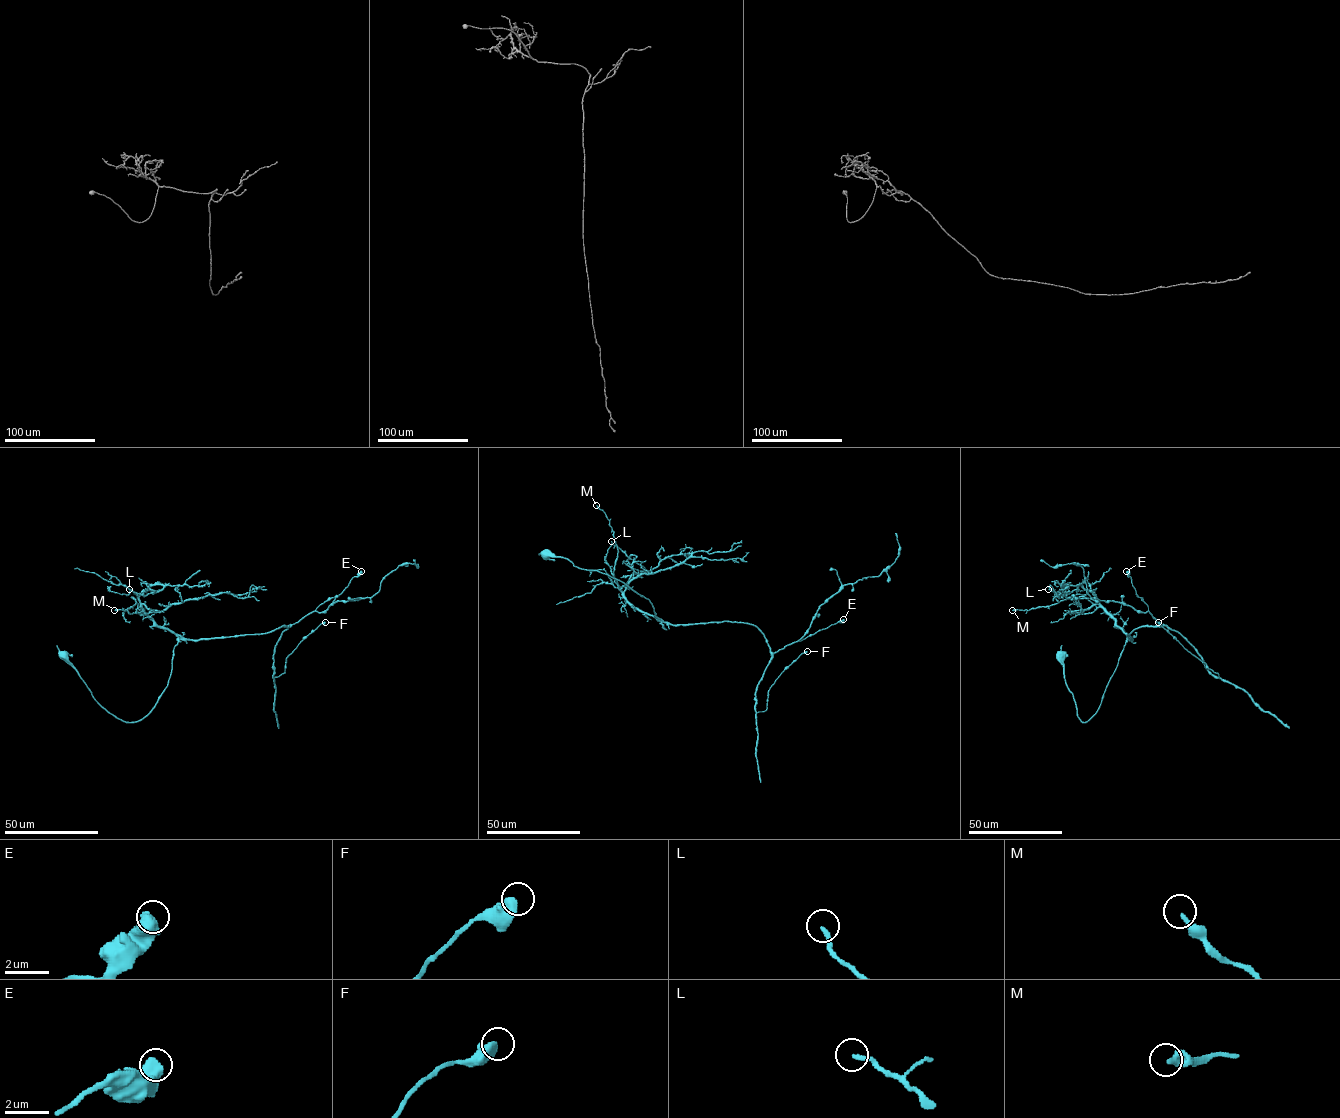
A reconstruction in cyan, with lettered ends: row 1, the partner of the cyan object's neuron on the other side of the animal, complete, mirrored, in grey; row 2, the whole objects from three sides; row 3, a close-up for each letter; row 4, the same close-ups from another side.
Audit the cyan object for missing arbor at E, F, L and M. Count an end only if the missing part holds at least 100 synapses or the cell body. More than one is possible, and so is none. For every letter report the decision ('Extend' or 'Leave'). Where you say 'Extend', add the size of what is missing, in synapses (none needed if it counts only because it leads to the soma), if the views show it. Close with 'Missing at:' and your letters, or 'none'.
E: Leave
F: Leave
L: Leave
M: Leave
Missing at: none

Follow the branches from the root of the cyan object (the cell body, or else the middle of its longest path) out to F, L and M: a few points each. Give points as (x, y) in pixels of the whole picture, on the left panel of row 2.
F: (63, 656), (101, 706), (135, 722), (166, 686), (179, 640), (289, 625), (275, 646), (274, 677), (325, 622)
L: (63, 656), (109, 712), (135, 722), (149, 712), (178, 638), (139, 602), (161, 584), (146, 596), (129, 589)
M: (63, 656), (109, 712), (127, 722), (144, 717), (167, 685), (178, 638), (132, 597), (132, 606), (114, 610)

